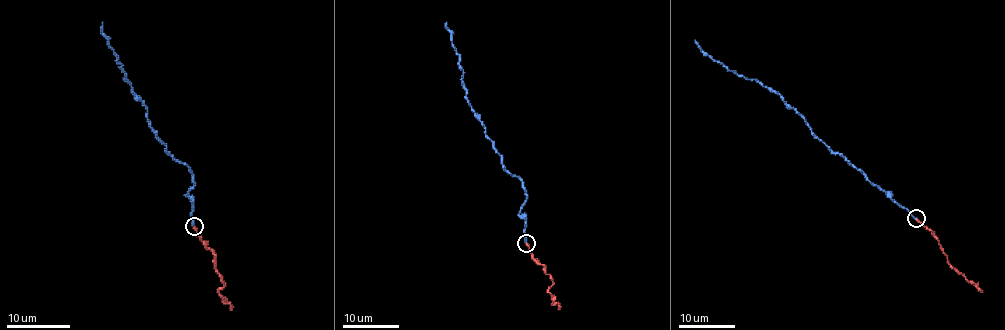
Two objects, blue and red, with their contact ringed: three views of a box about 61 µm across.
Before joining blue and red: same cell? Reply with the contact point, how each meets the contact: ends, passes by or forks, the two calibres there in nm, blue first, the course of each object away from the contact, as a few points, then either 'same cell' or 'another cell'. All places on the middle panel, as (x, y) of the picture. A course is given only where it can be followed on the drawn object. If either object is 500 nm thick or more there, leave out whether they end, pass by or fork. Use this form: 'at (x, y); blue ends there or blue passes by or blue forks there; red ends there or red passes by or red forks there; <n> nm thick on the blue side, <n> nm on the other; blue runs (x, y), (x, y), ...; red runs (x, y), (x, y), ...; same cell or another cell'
at (526, 243); blue ends there; red ends there; 200 nm thick on the blue side, 200 nm on the other; blue runs (526, 243), (525, 217), (520, 212), (526, 190), (504, 168), (502, 156), (470, 106), (446, 22); red runs (526, 243), (532, 256), (550, 276), (553, 285), (548, 292), (560, 309); same cell

